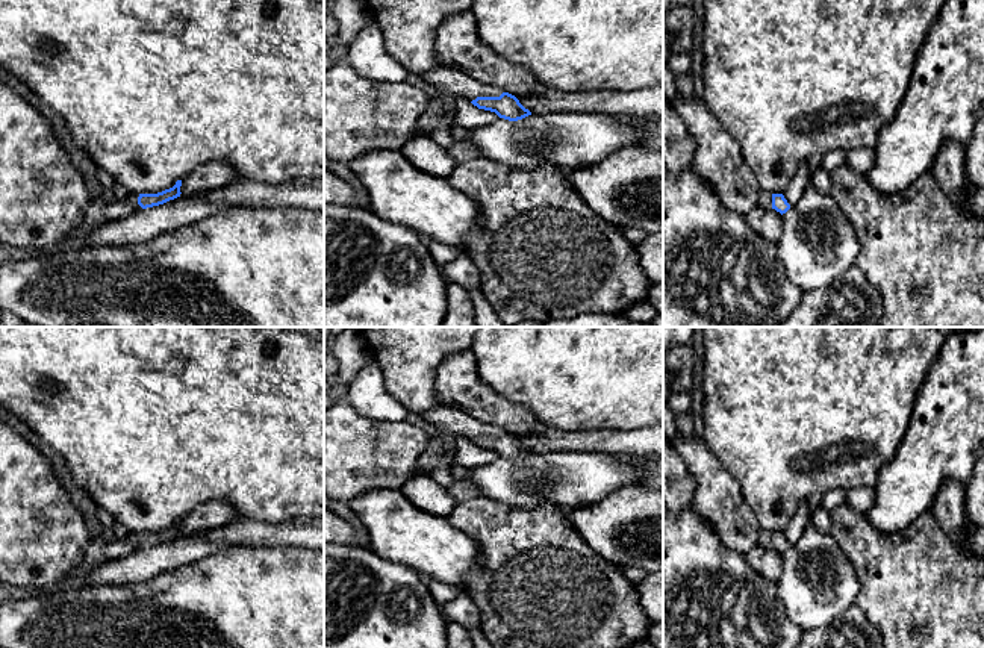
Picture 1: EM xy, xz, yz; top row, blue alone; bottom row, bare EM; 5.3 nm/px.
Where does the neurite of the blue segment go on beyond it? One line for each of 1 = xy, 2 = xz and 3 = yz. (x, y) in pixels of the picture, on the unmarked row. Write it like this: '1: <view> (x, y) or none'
1: xy (118, 547)
2: xz (457, 423)
3: yz (765, 539)

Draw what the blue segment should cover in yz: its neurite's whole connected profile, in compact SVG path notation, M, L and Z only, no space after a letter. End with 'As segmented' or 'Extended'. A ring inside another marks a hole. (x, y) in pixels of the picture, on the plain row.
M768 530L760 531L758 545L766 550L775 548L781 554L790 548L790 544L787 542L783 533L771 533Z. Extended

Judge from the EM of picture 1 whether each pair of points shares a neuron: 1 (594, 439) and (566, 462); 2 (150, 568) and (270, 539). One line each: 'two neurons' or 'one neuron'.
1: two neurons
2: one neuron

